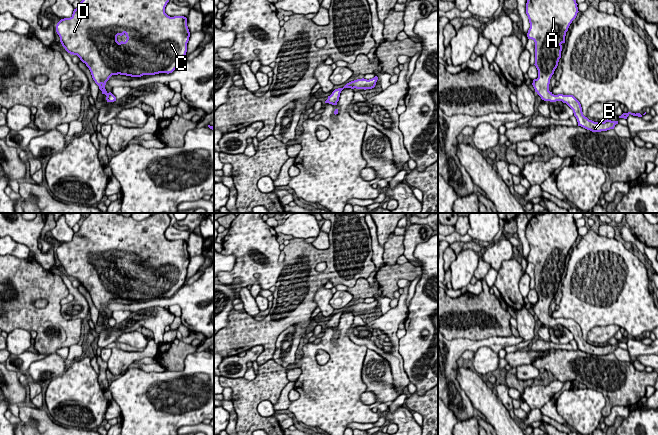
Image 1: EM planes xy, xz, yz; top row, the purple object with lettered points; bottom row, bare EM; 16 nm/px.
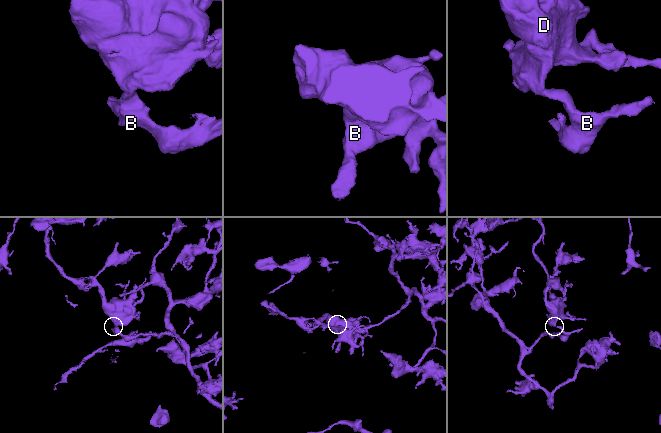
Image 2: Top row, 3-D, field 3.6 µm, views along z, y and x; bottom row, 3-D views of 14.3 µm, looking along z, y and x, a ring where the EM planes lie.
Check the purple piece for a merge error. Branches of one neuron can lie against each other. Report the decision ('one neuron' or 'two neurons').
one neuron

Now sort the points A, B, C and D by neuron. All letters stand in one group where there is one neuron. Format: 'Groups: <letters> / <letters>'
Groups: A B C D

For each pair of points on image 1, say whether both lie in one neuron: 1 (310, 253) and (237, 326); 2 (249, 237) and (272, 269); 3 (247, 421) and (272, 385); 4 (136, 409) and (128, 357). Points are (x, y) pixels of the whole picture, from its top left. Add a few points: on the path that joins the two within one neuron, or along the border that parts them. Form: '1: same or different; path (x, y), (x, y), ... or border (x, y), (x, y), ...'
1: same; path (311, 282), (304, 301), (294, 311), (266, 326)
2: same; path (257, 245), (270, 257), (271, 261)
3: same; path (247, 411), (247, 406), (262, 391)
4: different; border (129, 366), (123, 373)

